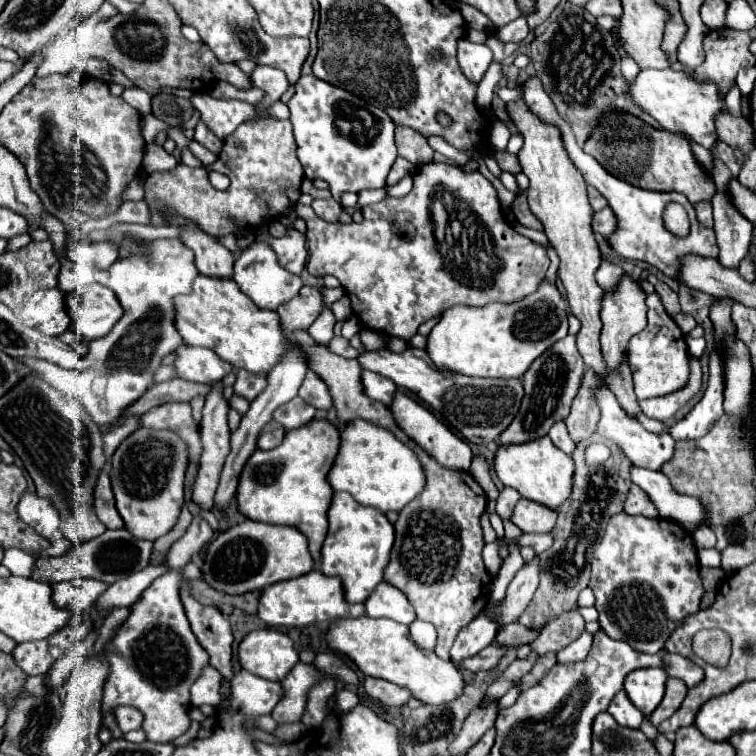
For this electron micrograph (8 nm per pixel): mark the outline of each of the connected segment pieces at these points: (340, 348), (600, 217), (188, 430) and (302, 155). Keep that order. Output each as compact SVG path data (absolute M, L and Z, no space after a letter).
M334 337L334 339L330 341L328 349L330 349L332 353L340 355L340 357L346 357L346 359L356 359L356 357L358 357L358 351L356 351L354 347L350 347L348 339L344 339L344 337Z
M602 209L598 211L598 215L594 215L594 221L592 221L592 229L594 233L600 233L604 237L608 237L616 227L616 219L614 219L614 213L610 213L610 209Z
M166 403L150 409L148 413L142 415L142 427L150 429L172 429L176 431L188 445L190 449L190 465L188 465L188 475L186 483L196 479L196 469L194 461L200 459L202 445L200 445L200 431L192 419L192 409L190 403Z
M302 75L302 77L300 77L300 81L298 81L294 87L296 87L296 93L294 93L294 97L288 101L288 109L290 109L290 123L292 123L292 127L294 127L296 155L298 155L300 163L302 163L302 167L304 167L306 177L308 177L308 179L324 179L326 183L330 183L332 196L342 207L341 195L344 191L354 191L354 193L358 193L358 191L362 191L362 189L378 189L378 187L384 187L384 185L386 185L386 175L388 175L388 171L392 169L392 165L394 165L394 161L396 161L394 121L392 121L392 119L390 119L382 109L378 109L376 105L372 105L372 103L368 103L368 101L364 101L364 99L356 97L354 93L348 93L348 91L344 91L344 89L336 87L336 85L330 85L330 83L326 83L326 81L318 79L318 77L314 77L314 75Z

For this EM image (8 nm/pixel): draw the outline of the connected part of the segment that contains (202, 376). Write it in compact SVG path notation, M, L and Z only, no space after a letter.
M180 345L174 349L176 361L176 377L188 379L192 383L212 385L212 381L220 381L224 375L232 371L232 365L222 361L214 351L208 347L190 347Z

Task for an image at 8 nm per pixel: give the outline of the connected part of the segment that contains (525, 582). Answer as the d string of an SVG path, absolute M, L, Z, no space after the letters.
M538 557L528 565L524 565L514 575L514 579L506 589L504 605L500 605L500 617L504 617L504 627L508 623L518 621L518 617L524 613L530 599L534 597L536 587L538 587Z

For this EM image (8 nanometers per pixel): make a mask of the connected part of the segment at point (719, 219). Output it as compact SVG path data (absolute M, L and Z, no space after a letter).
M712 149L714 153L714 183L716 183L716 195L712 197L712 207L714 207L714 231L718 237L718 247L720 247L720 265L724 265L726 269L738 269L740 261L746 257L750 241L752 241L752 223L748 223L744 217L740 217L740 213L732 207L730 197L728 197L728 181L732 177L730 169L716 157L716 149Z

